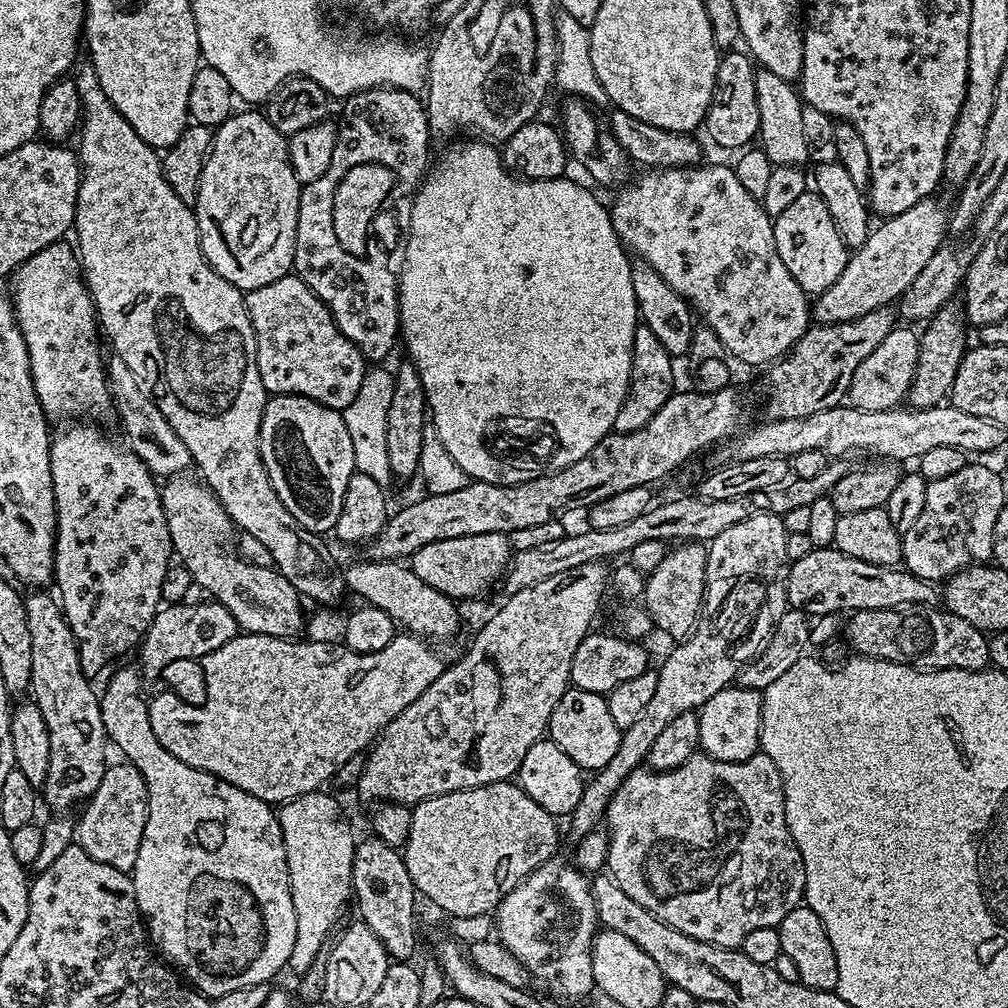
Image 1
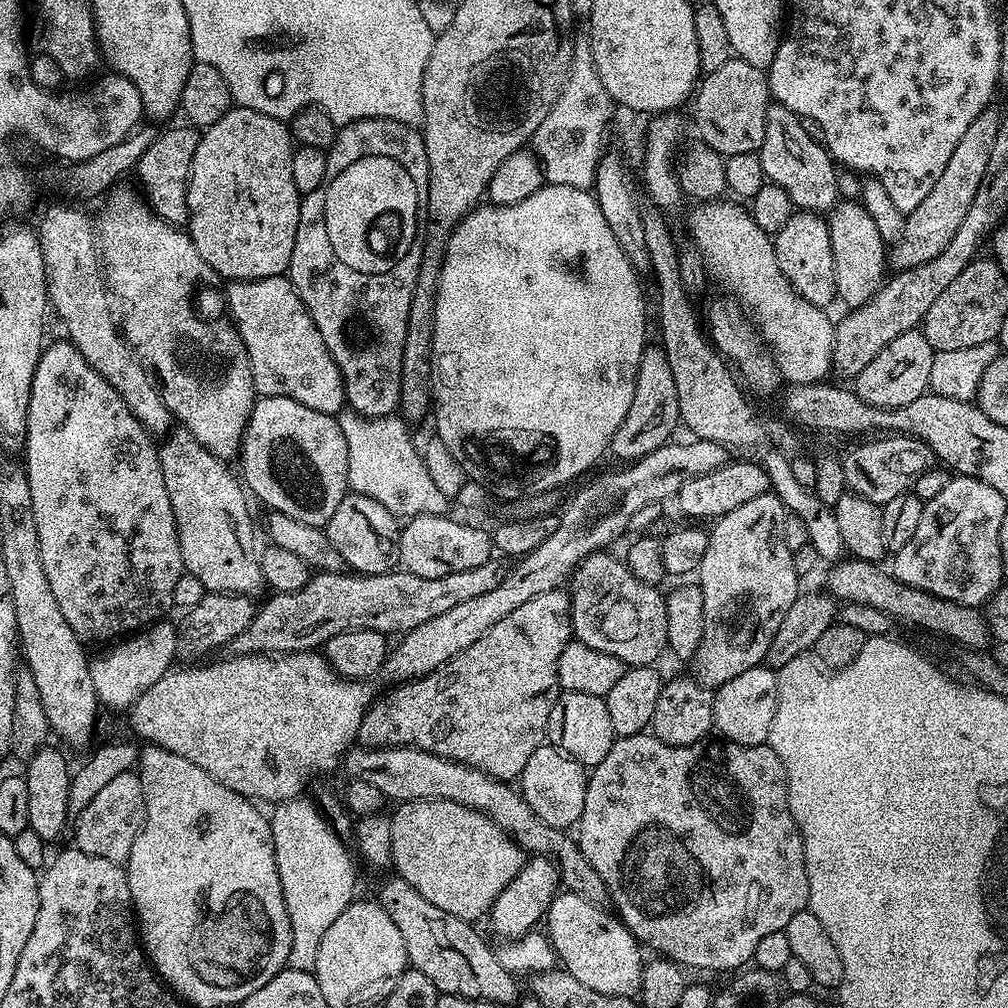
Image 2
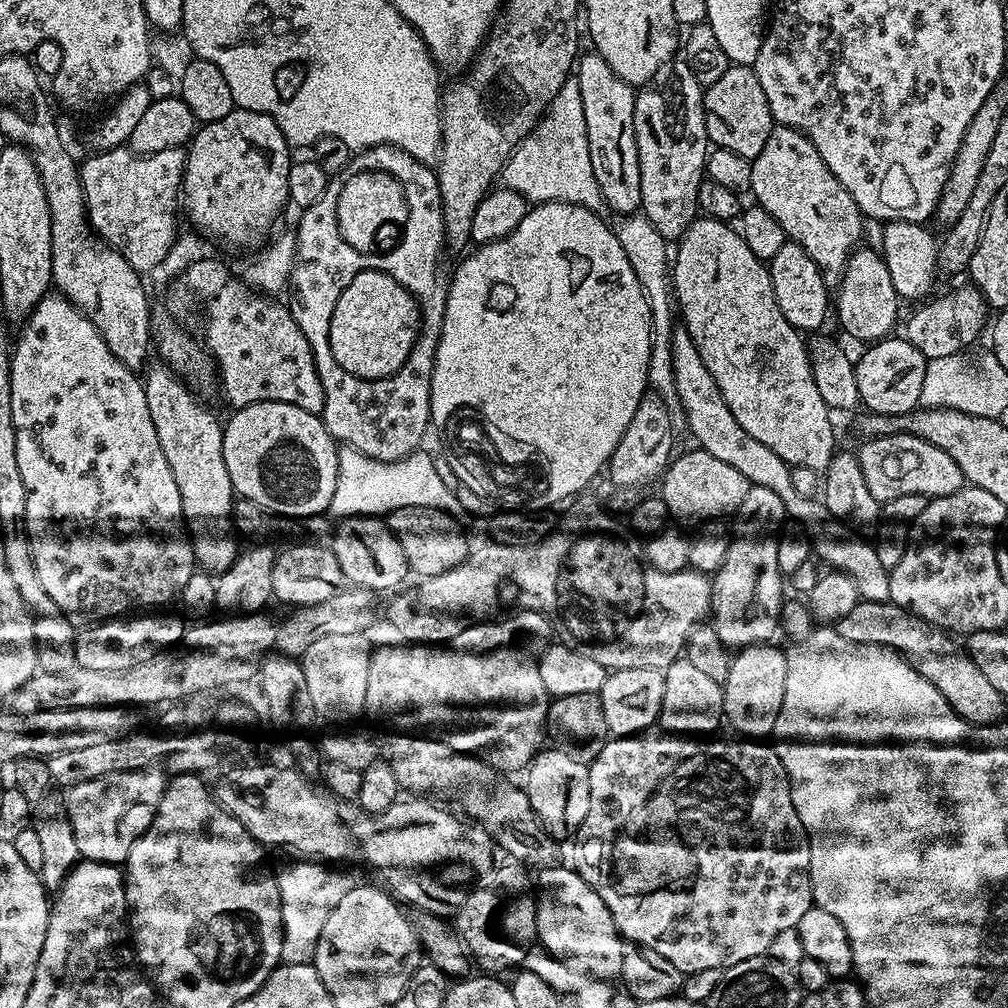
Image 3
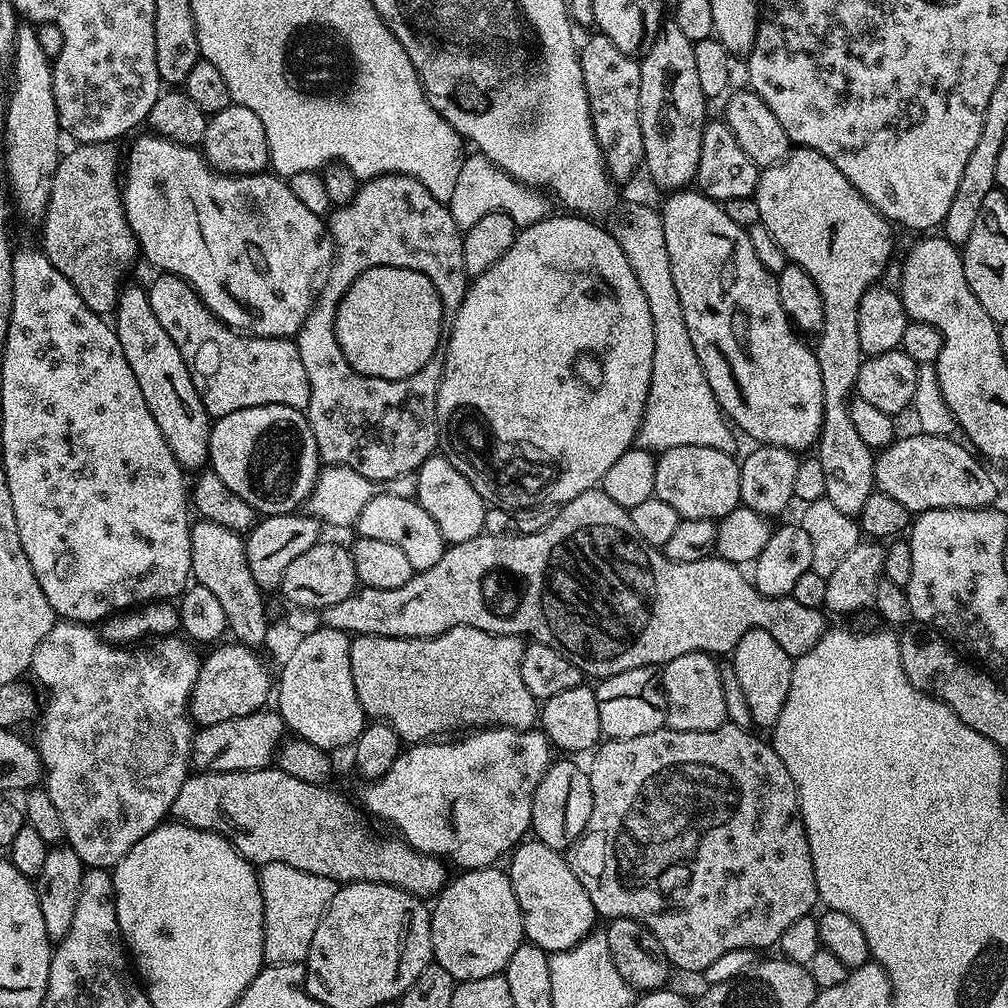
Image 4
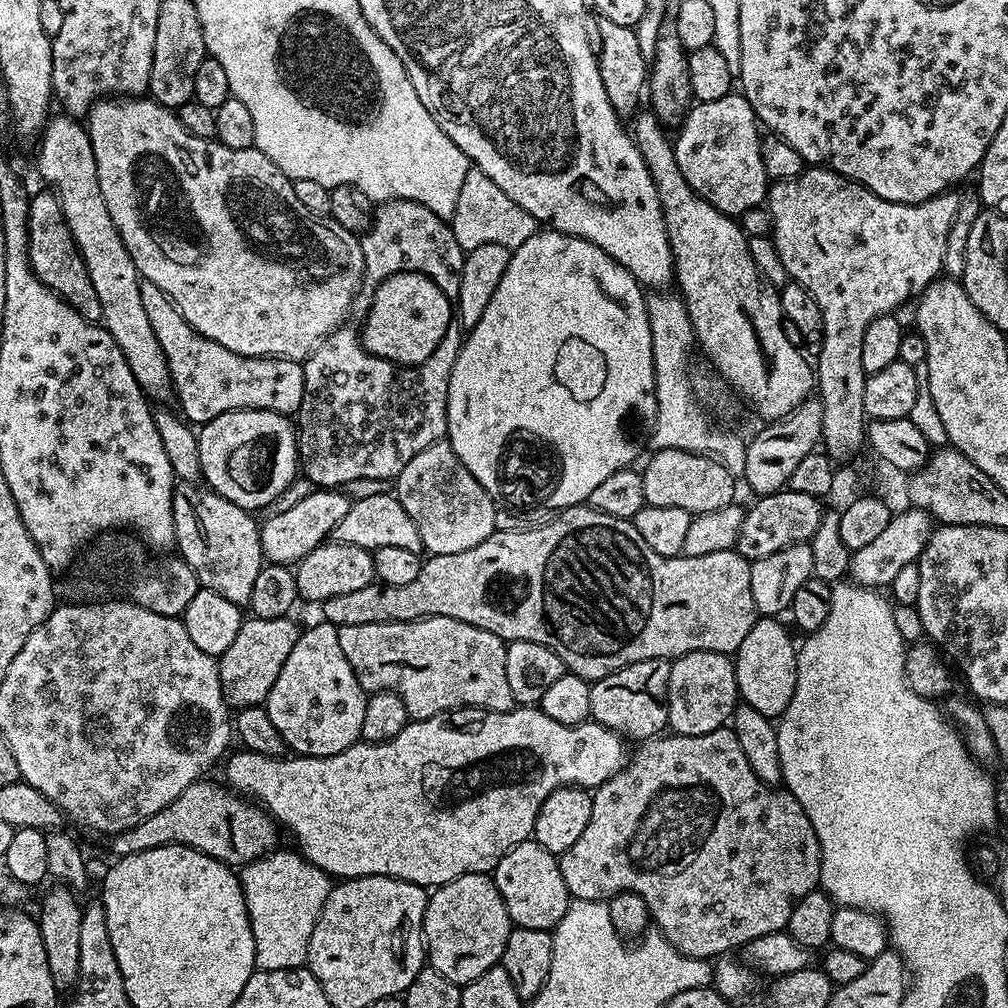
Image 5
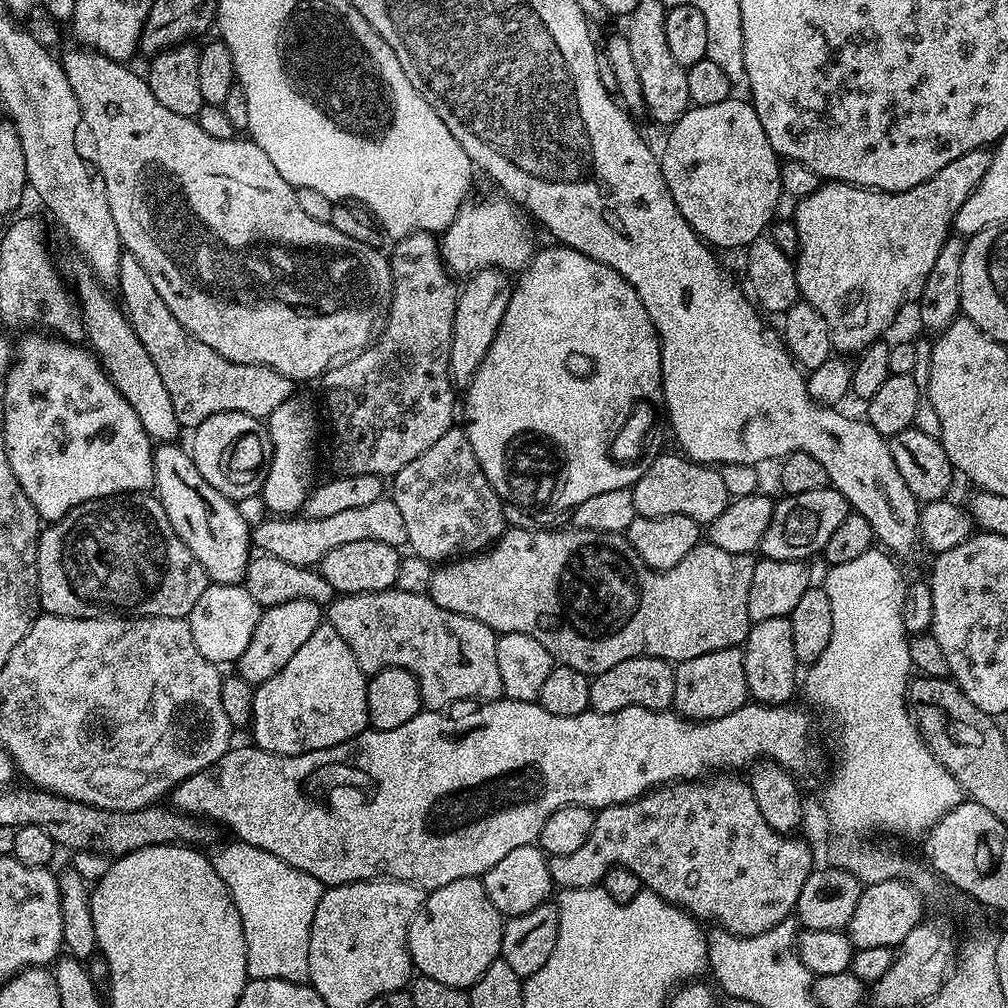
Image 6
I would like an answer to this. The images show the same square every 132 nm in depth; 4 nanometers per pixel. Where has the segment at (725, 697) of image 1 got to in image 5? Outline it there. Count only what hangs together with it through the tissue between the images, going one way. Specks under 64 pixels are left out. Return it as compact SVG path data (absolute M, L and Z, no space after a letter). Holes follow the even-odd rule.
M776 618L757 619L756 625L742 638L742 646L734 653L736 666L736 681L740 691L740 700L743 703L754 706L758 714L769 718L779 718L790 706L790 698L794 698L794 686L796 685L796 654L798 651L797 641L792 641L792 636L780 625L781 621Z

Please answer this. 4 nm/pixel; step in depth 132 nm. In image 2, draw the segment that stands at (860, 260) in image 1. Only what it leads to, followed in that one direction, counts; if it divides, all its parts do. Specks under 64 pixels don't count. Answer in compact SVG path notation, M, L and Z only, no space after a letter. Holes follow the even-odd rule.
M989 106L970 122L966 134L962 134L962 142L954 146L954 154L950 154L950 162L946 162L946 170L942 170L942 178L934 182L934 190L922 198L922 203L907 213L904 221L904 233L895 241L890 252L890 260L897 264L896 268L905 270L917 268L920 264L938 258L950 246L950 238L958 234L958 226L966 219L970 211L970 202L974 202L974 194L978 194L978 186L986 174L986 162L990 162L990 153L994 146L994 138L998 138L1001 109Z

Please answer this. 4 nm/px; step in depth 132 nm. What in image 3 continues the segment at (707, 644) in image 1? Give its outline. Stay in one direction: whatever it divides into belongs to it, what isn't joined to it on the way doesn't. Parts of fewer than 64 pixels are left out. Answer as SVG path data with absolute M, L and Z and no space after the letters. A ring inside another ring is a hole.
M757 486L749 487L746 498L742 502L740 511L735 513L734 521L736 520L736 532L731 533L728 541L728 549L726 550L726 558L722 562L722 566L717 570L716 573L711 577L712 582L712 611L710 613L710 623L718 634L718 638L722 638L722 642L729 650L739 650L741 648L749 648L755 644L767 644L773 639L772 635L777 635L780 627L780 612L784 608L784 601L786 599L786 576L785 573L781 572L778 566L778 533L781 531L782 525L786 520L786 513L784 511L784 503L782 498L778 498L778 494L774 494L774 490L769 488L761 488Z

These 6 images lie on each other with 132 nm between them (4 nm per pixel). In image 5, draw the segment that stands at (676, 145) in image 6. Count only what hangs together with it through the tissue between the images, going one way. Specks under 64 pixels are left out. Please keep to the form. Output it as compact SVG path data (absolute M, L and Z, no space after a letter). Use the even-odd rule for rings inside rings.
M733 90L727 96L714 98L714 102L693 103L679 128L680 133L674 136L678 170L682 170L682 178L710 206L739 218L746 210L761 207L767 201L770 178L760 149L762 128L743 94Z

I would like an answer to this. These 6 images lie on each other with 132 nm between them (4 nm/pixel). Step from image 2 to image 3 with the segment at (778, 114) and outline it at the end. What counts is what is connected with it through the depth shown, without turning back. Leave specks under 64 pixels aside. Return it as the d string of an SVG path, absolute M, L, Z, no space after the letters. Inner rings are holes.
M773 127L766 146L762 146L762 154L752 160L750 182L751 195L756 195L755 203L774 214L785 237L814 258L826 286L835 289L846 262L861 243L866 220L854 198L846 194L846 186L830 174L830 166L822 162L822 154L818 154L816 147L797 128Z

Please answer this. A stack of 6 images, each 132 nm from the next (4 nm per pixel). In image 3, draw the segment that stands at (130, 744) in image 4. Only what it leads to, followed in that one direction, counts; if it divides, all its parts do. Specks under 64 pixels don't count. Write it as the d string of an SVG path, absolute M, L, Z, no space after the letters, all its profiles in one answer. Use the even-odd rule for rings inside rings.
M159 768L114 772L67 789L66 811L70 826L74 826L74 842L78 842L81 857L103 864L123 865L130 854L130 846L150 826L166 783Z

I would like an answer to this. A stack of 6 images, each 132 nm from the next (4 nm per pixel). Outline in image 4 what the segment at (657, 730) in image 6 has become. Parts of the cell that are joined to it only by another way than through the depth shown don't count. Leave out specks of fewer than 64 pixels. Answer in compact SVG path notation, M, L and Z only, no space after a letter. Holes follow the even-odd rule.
M493 726L491 728L481 728L479 730L473 731L471 734L464 734L461 740L456 740L453 744L440 744L444 742L416 742L411 746L413 748L405 747L403 751L400 753L400 757L392 763L390 766L390 770L386 770L386 774L384 776L380 776L377 780L371 781L367 785L368 789L364 792L364 804L369 808L370 811L373 812L374 815L377 816L380 820L385 820L388 824L393 824L394 827L397 828L395 831L399 833L404 841L406 841L410 847L414 850L418 850L419 852L425 852L427 856L438 856L441 860L447 862L449 865L457 864L457 869L467 870L470 868L490 868L493 867L497 863L496 860L499 856L507 857L509 853L515 849L516 845L521 843L525 839L526 833L532 827L532 803L534 802L534 790L538 790L538 782L542 782L542 778L546 774L546 770L548 769L549 764L553 763L554 755L552 756L552 752L554 753L553 745L549 744L548 737L544 735L543 731L540 730L525 730L523 728L502 728L499 726Z

